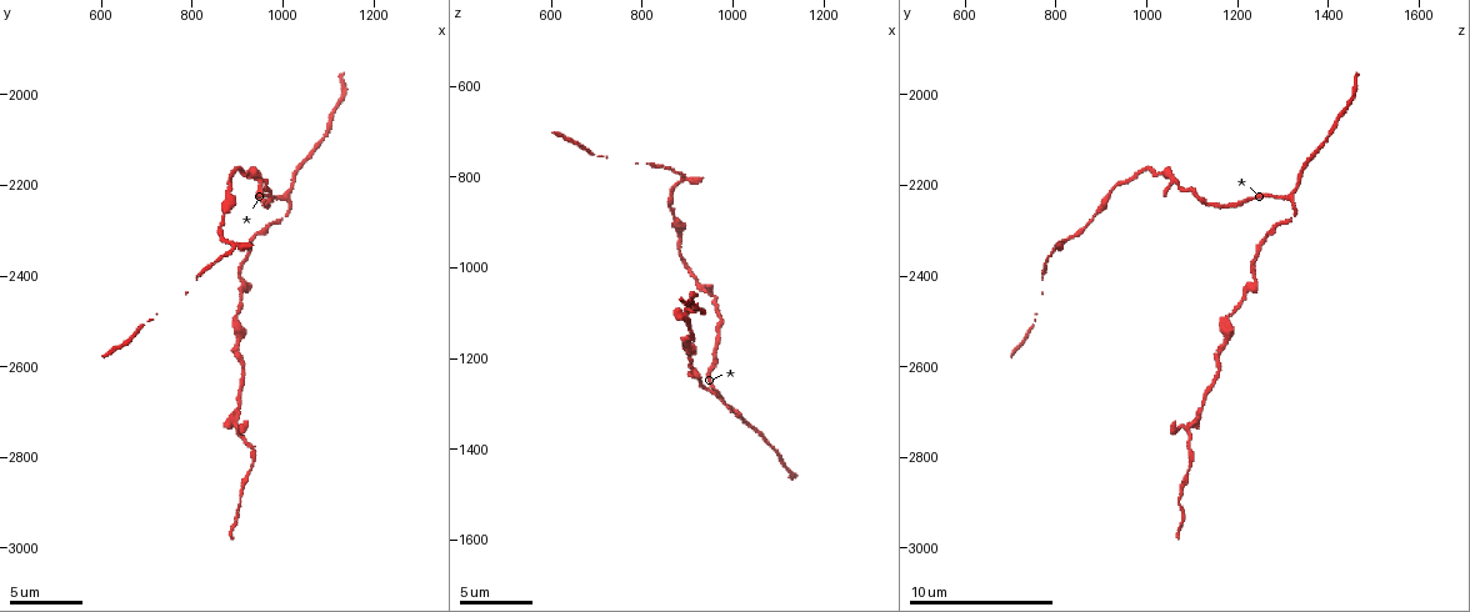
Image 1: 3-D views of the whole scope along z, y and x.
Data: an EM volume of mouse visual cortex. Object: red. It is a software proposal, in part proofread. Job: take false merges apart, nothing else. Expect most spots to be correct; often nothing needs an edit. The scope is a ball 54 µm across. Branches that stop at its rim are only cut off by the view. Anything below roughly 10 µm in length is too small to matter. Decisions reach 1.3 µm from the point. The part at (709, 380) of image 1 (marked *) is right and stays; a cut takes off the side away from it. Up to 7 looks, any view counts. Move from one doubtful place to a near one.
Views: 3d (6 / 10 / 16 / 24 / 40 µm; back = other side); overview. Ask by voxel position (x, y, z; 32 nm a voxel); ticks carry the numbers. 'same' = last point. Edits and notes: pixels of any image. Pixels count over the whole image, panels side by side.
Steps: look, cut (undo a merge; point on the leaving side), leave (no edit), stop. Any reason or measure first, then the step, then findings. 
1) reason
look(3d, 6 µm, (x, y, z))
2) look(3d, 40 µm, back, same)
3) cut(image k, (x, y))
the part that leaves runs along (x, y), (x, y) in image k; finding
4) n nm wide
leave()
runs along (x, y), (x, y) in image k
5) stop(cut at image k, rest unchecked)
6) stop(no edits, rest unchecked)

sudden change in width
look(3d, 10 µm, (900, 2495, 1180))

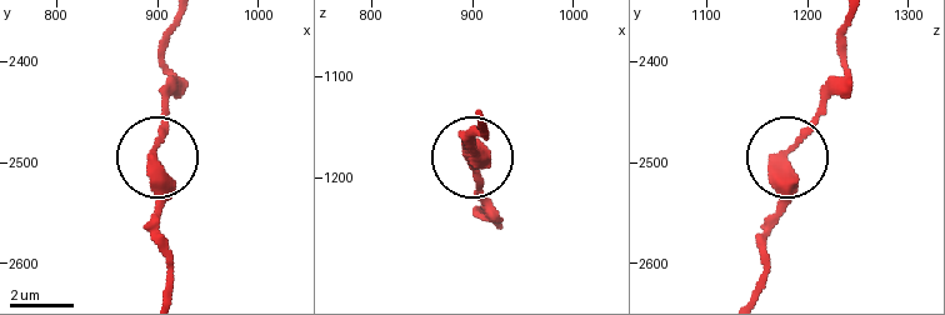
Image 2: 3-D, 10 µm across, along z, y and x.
other side
look(3d, 10 µm, back, (898, 2494, 1178))

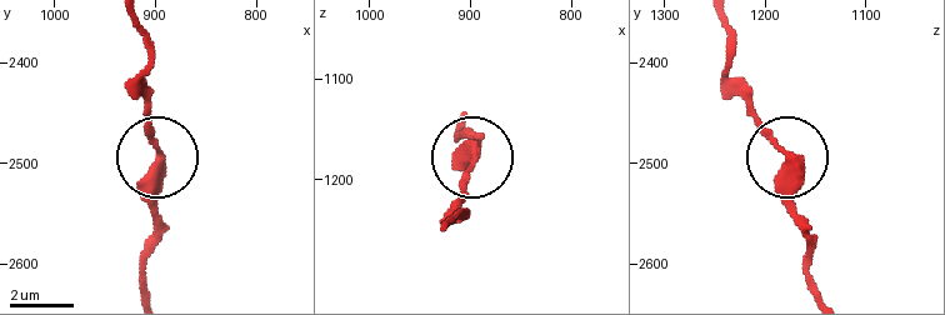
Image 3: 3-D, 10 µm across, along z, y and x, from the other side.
leave()
runs along (136, 24), (146, 48), (155, 248) in image 3; one cell here

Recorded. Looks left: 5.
thick turns thin
look(3d, 16 µm, (1010, 2255, 1325))

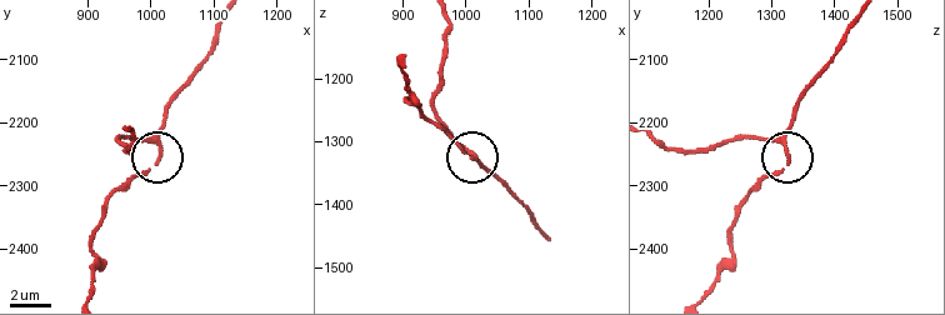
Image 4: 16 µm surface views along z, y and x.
zoom in
look(3d, 6 µm, (1010, 2250, 1330))

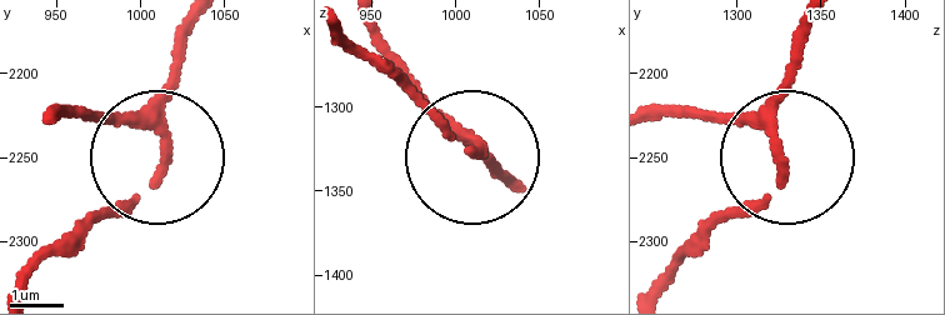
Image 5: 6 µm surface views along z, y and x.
leave()
runs along (654, 116), (739, 116), (784, 170), (694, 246) in image 5; continuous, no second cell

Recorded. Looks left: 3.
look(3d, 6 µm, (960, 2200, 1070))

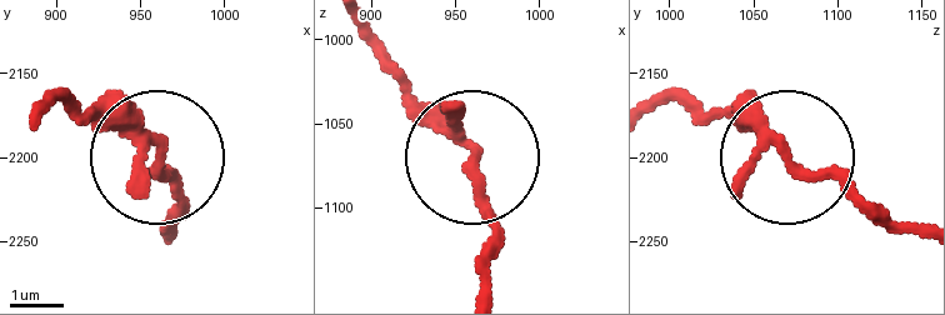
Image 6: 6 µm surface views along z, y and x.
190 nm wide
leave()
runs along (164, 228), (173, 188), (159, 160), (74, 98) in image 6; one cell here

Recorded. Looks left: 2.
stop(no edits, rest unchecked)

